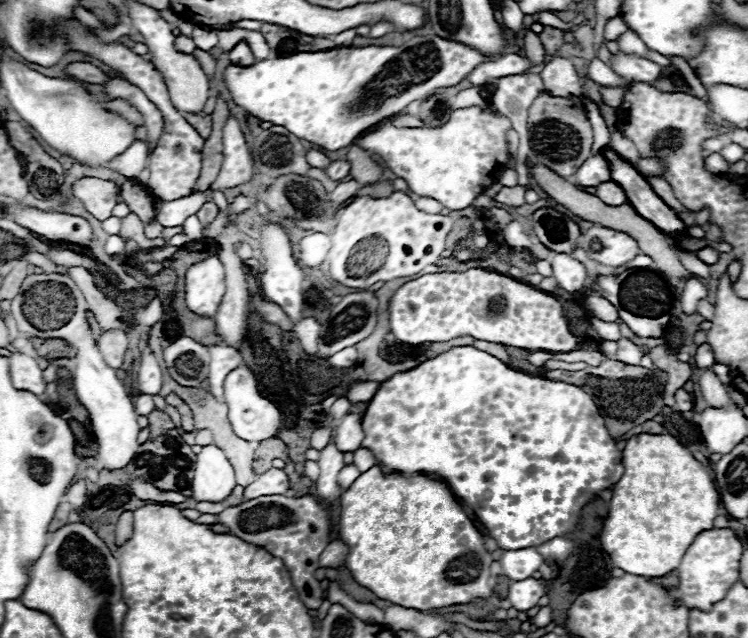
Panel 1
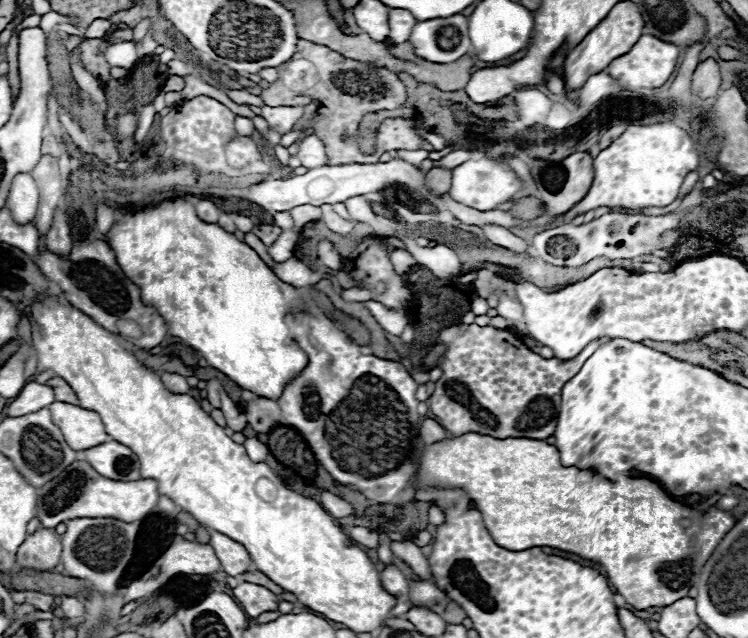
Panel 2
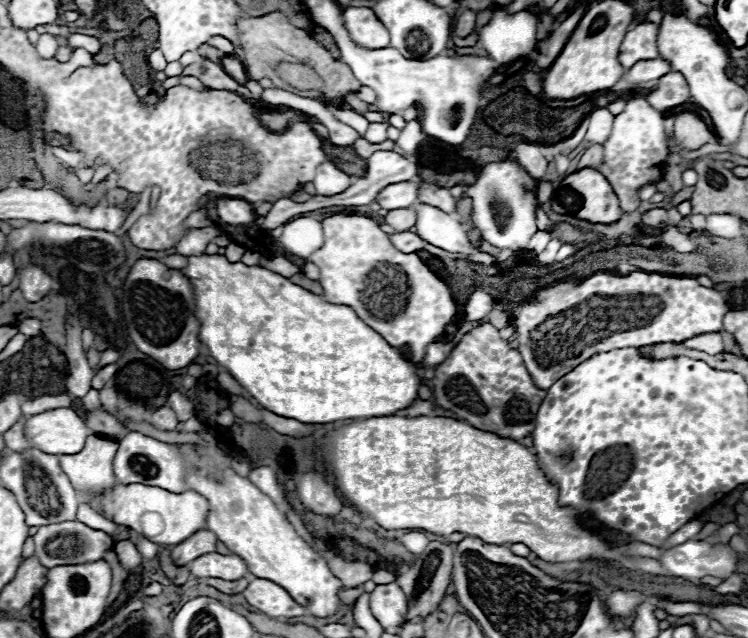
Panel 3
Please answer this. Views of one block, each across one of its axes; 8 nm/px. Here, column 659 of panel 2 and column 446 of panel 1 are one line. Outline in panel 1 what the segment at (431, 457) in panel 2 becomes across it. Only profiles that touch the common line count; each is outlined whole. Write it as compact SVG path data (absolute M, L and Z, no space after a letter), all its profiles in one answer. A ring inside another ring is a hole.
M372 466L340 496L340 540L350 546L346 568L352 578L378 598L404 608L432 610L494 596L488 584L490 564L494 562L492 552L486 550L482 534L464 514L448 484L440 480L428 476L406 478L400 474L382 474L378 466Z

